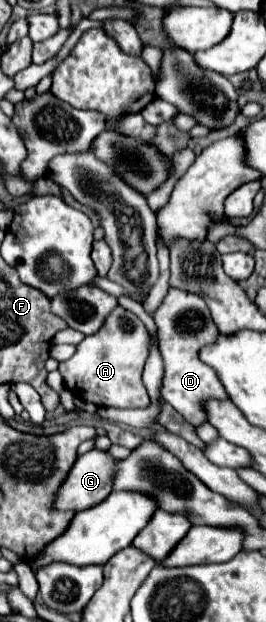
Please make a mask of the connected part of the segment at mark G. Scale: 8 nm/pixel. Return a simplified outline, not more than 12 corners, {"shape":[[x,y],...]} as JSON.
{"shape":[[91,450],[61,482],[53,510],[81,512],[111,494],[115,460]]}

